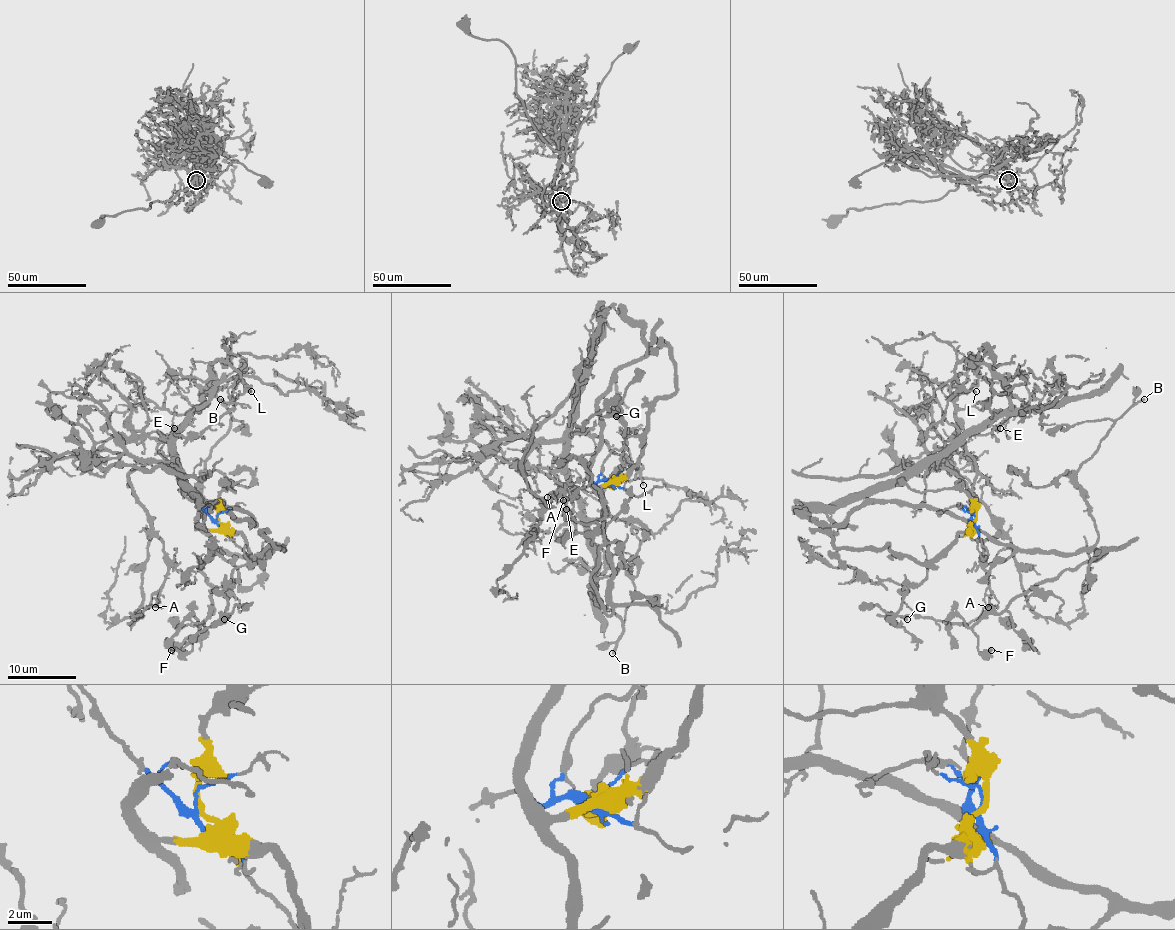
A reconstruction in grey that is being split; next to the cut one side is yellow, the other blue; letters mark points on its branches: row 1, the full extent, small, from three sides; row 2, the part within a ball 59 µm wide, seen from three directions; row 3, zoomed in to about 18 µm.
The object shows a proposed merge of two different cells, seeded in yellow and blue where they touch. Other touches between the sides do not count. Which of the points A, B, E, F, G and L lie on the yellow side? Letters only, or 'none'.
B, F, G

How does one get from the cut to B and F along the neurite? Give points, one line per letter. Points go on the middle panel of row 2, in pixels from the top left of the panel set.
B: (609, 483), (597, 489), (613, 569), (604, 607), (590, 595), (594, 584), (621, 620), (613, 653)
F: (609, 483), (597, 489), (611, 615), (590, 579), (604, 540), (602, 494), (590, 482), (563, 501)

